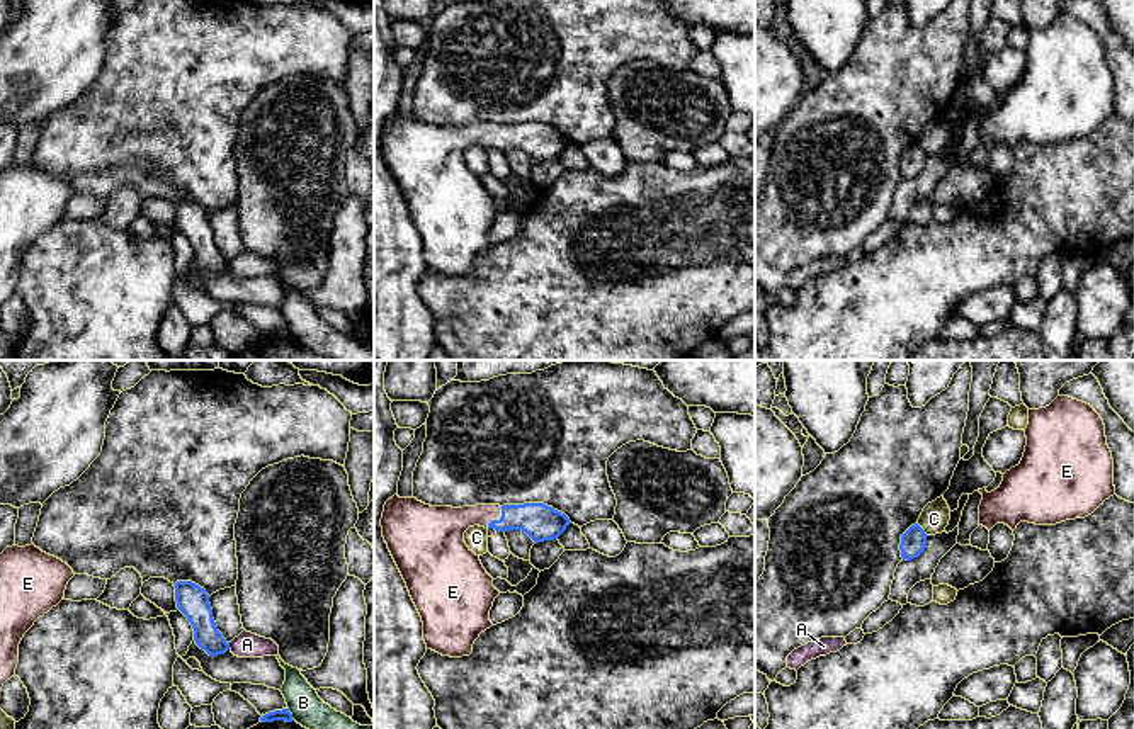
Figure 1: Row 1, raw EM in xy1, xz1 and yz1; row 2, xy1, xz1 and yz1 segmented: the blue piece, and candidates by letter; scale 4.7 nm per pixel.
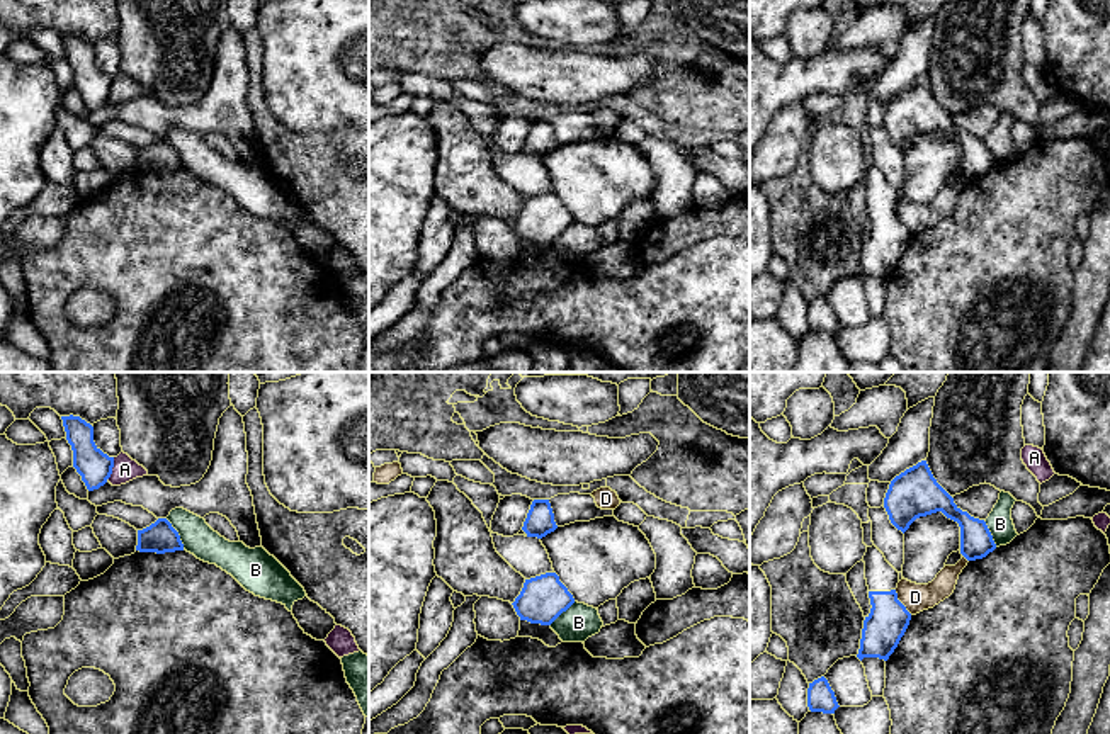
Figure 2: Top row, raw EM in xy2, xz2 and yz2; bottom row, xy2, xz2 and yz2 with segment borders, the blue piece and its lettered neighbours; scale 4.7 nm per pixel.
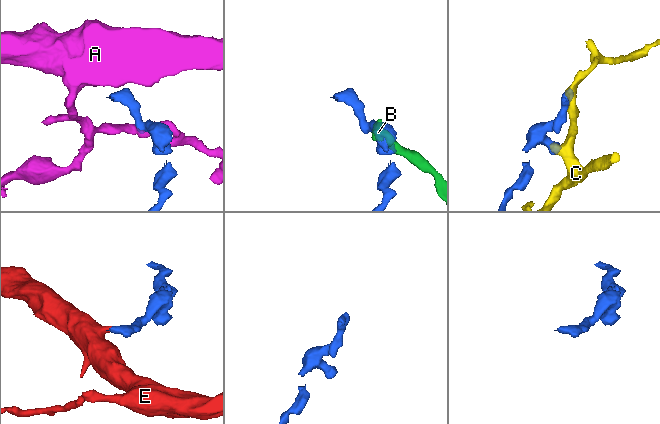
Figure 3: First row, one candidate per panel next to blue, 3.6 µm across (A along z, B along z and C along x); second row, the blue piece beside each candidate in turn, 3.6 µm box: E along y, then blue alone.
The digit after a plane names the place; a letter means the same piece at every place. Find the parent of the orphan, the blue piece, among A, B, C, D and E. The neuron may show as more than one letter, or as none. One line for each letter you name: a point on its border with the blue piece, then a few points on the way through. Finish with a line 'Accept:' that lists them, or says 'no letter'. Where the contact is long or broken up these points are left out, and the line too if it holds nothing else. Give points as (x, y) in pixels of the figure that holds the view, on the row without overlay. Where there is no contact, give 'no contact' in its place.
E: contact xz1 (497, 140); way xz1 (541, 141), (497, 140), (464, 136), (444, 145)
Accept: E

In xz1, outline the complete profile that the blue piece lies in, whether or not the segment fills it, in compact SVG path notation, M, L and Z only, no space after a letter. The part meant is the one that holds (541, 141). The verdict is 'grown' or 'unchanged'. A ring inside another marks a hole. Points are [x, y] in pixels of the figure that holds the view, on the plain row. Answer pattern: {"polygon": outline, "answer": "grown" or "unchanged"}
{"polygon": "M394 114L388 119L381 138L383 156L422 236L427 268L451 277L469 275L479 253L493 245L490 229L500 211L493 206L493 197L483 187L479 175L464 161L469 146L522 150L534 161L544 161L558 158L570 143L564 133L544 122L452 127L430 126L413 116Z", "answer": "grown"}

